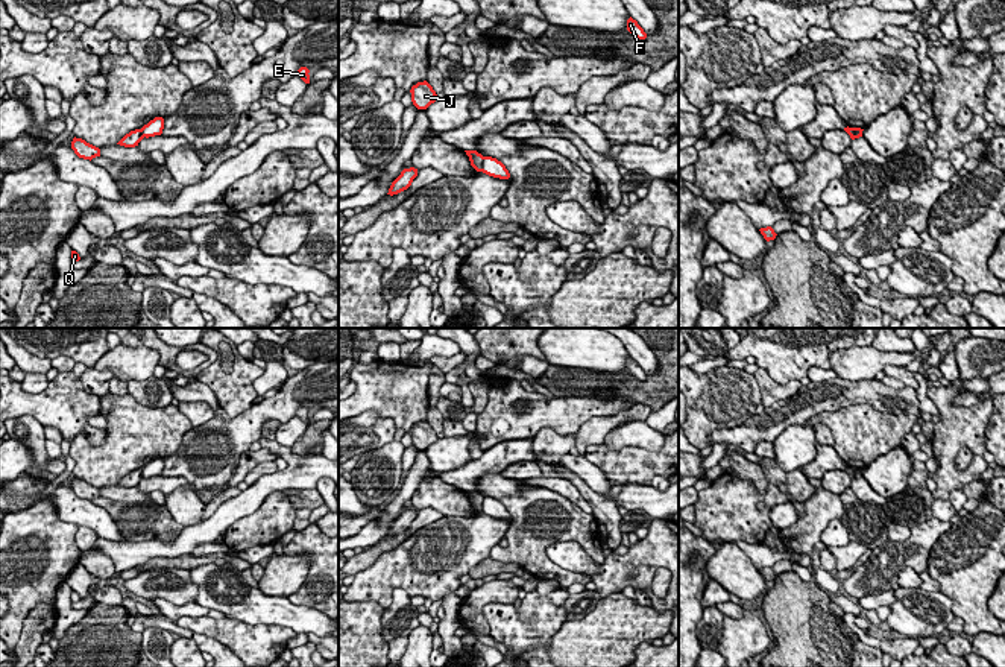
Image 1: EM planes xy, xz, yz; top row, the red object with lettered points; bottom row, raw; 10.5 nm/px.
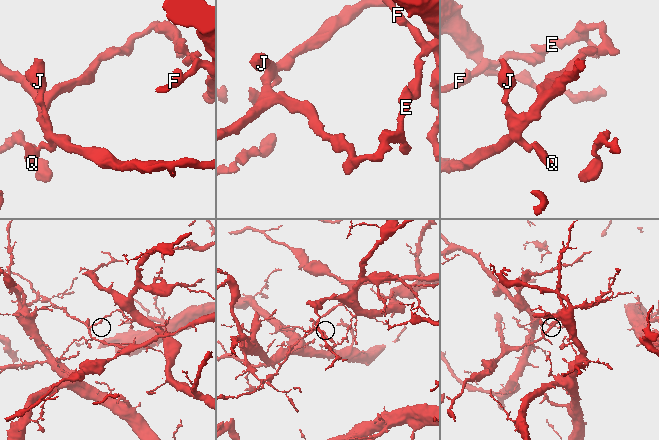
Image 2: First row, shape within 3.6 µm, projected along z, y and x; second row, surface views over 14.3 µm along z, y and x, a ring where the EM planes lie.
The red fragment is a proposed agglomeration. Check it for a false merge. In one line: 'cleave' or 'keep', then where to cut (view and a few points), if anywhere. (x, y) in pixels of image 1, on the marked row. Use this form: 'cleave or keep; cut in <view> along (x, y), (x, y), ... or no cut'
cleave; cut in xz along (485, 157), (480, 170)

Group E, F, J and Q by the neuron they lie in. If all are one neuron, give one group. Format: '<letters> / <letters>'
E F / J Q

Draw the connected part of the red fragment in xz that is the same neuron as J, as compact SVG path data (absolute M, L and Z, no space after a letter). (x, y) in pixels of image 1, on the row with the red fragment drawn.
M424 81L411 87L411 102L417 109L427 109L431 103L437 100L437 94L433 87Z

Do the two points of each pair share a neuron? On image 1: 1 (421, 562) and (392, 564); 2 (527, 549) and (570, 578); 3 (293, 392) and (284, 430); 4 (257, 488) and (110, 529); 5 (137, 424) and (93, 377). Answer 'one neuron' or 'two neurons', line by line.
1: one neuron
2: one neuron
3: two neurons
4: two neurons
5: two neurons

